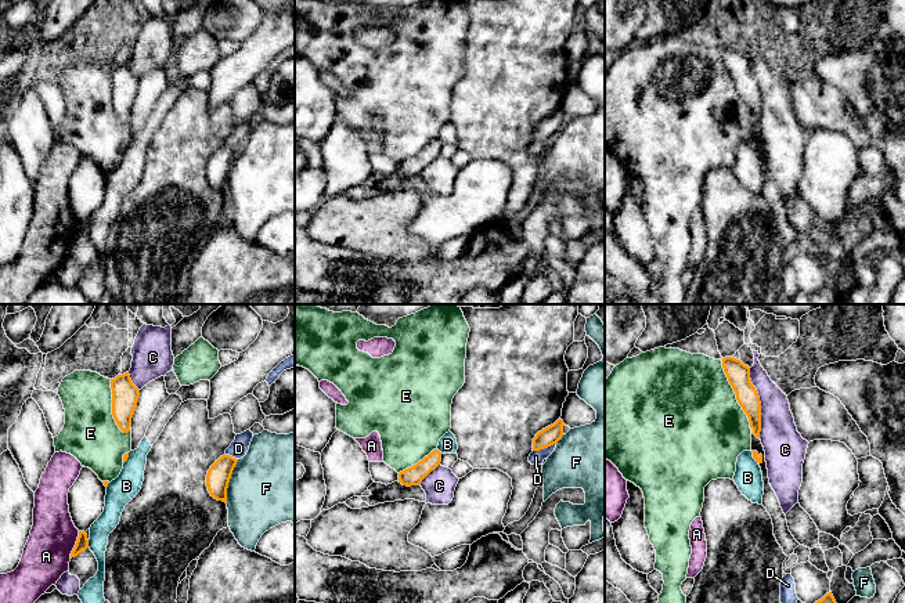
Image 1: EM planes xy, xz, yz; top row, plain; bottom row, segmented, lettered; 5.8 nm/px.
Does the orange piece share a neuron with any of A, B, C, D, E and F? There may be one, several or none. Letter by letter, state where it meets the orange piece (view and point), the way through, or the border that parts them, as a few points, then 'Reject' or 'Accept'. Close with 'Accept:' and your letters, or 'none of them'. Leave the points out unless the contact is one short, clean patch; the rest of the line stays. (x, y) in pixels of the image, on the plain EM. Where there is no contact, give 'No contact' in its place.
A: Touches orange at xy (75, 235). Reject
B: Touches orange at xy (87, 234). Reject
C: Touches orange at yz (760, 93). Reject
D: Touches orange at xz (544, 137). Reject
E: Touches orange at yz (735, 83). Reject
F: Touches orange at xy (229, 172). Reject
Accept: none of them

